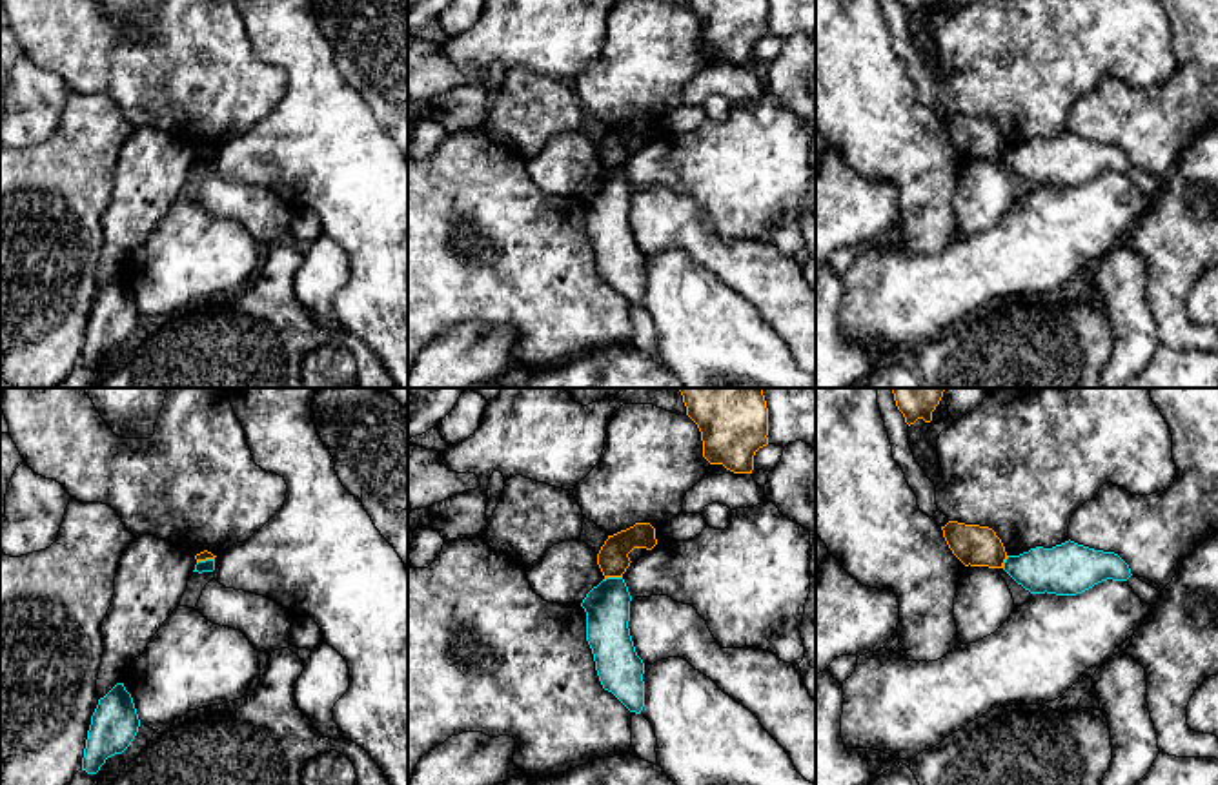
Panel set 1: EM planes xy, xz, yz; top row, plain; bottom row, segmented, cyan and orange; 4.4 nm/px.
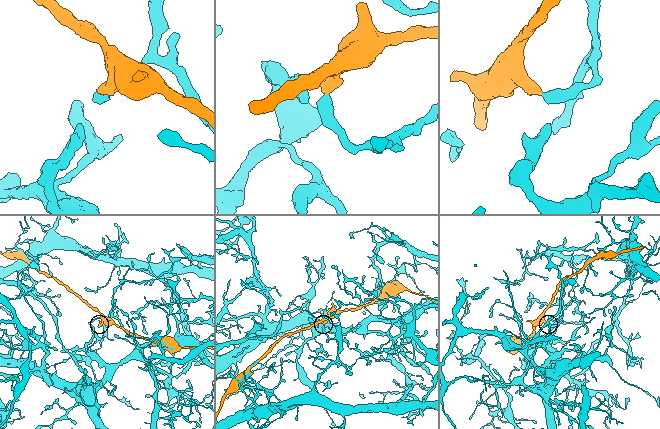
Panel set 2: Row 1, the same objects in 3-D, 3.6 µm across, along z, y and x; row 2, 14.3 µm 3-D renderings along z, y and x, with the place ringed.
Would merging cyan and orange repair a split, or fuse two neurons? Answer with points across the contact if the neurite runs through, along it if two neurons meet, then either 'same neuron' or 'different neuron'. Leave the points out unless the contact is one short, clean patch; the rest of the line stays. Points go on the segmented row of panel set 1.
border along xz (621, 576), (608, 576), (605, 580); different neuron

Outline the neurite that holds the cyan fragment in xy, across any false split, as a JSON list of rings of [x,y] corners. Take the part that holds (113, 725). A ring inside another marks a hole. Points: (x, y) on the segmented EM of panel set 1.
[[[117,683],[91,716],[82,770],[96,774],[107,758],[122,754],[135,739],[140,719],[131,694],[124,683]]]

